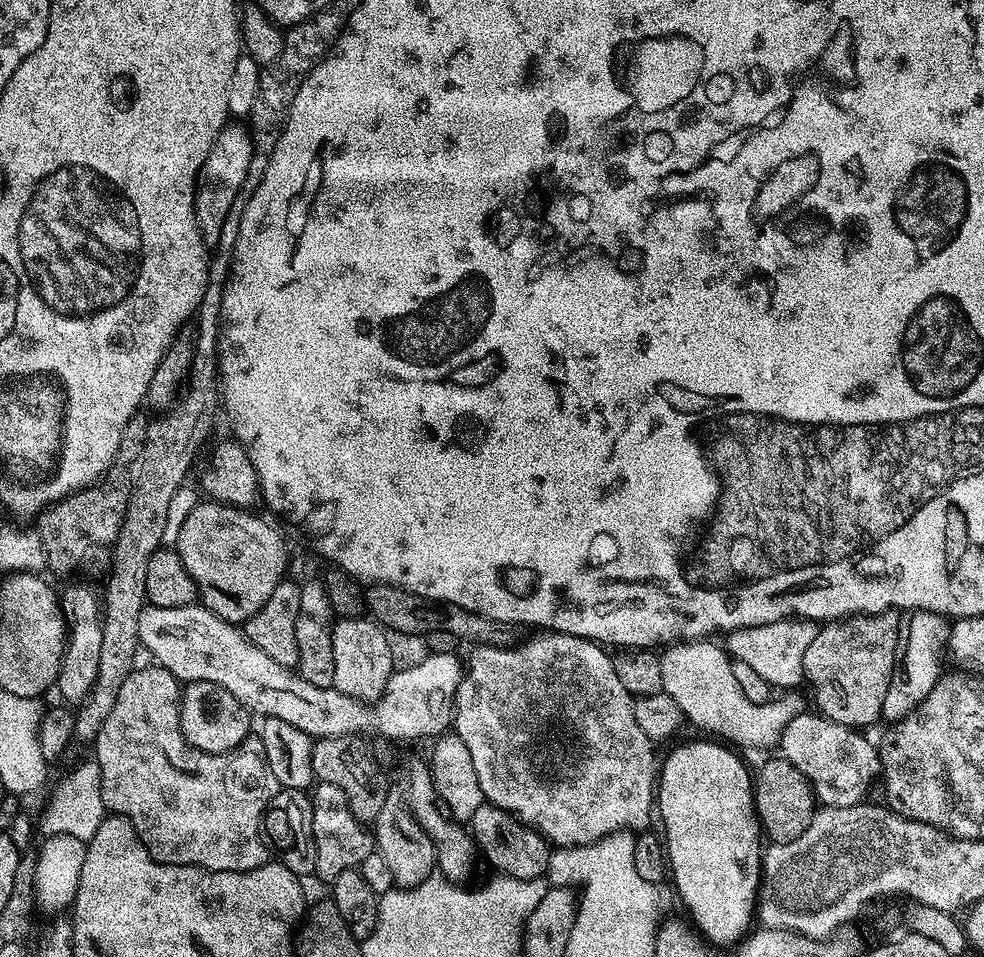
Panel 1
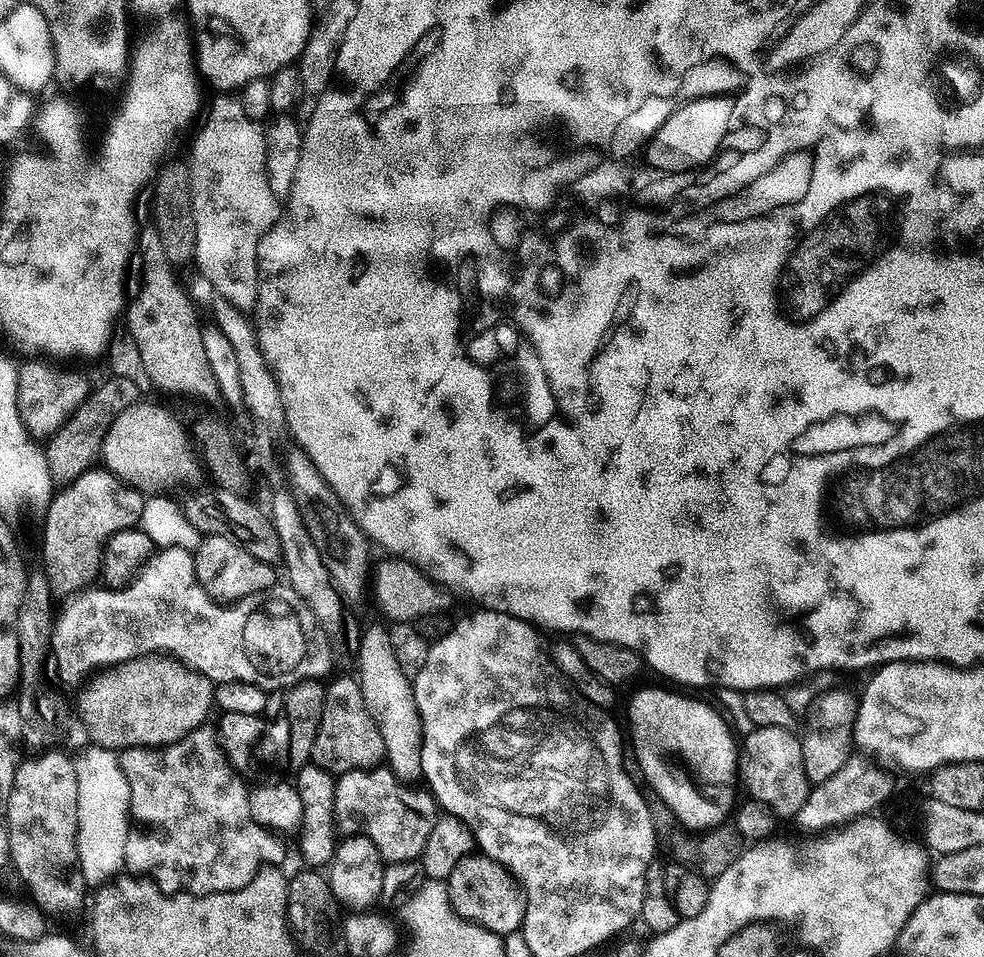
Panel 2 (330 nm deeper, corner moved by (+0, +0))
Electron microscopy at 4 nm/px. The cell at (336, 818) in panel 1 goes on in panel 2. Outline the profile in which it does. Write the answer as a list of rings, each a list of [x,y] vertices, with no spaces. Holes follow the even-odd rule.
[[[381,766],[366,770],[354,770],[353,772],[341,772],[335,777],[336,789],[334,790],[334,822],[336,831],[341,837],[365,836],[378,846],[382,858],[388,864],[397,864],[407,860],[419,861],[426,846],[426,838],[430,838],[430,830],[434,828],[434,822],[438,815],[438,805],[435,796],[427,790],[411,792],[411,787],[406,786],[405,781],[400,780],[392,773],[391,768]]]

